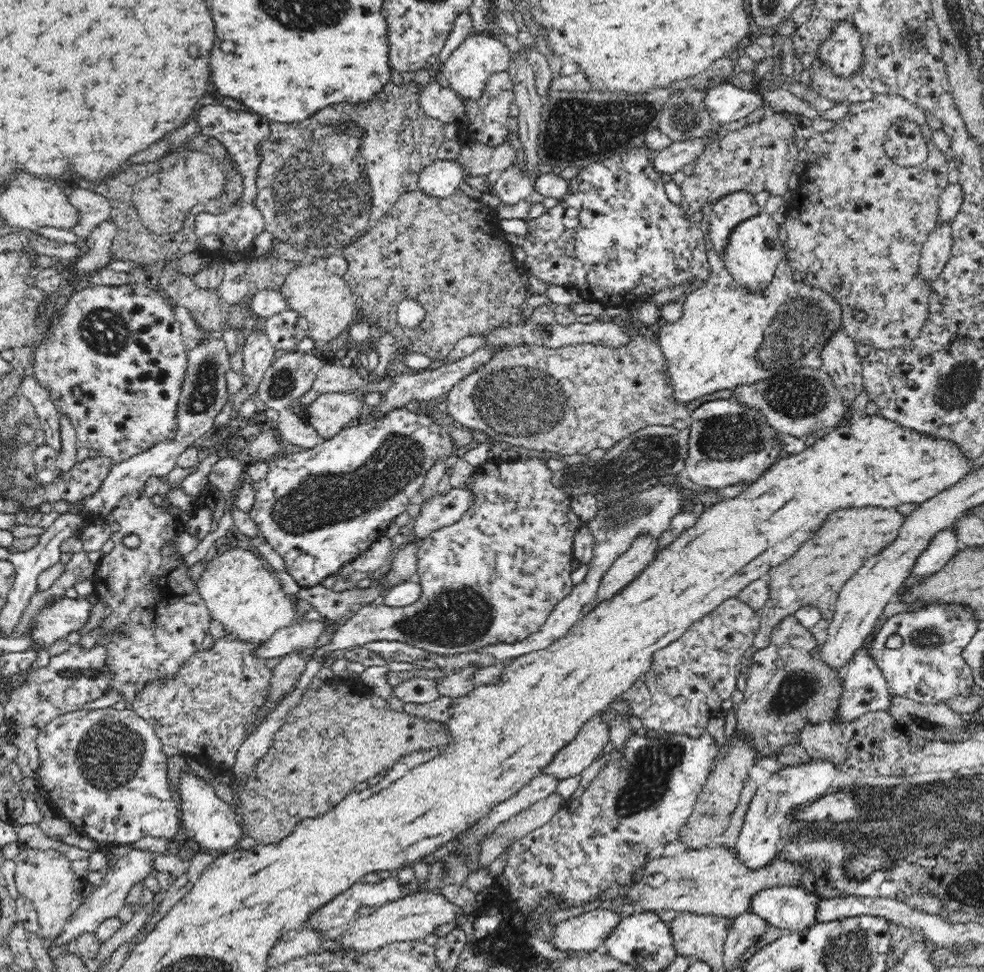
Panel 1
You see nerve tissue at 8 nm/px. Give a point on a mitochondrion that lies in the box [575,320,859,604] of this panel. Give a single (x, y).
(726, 439)

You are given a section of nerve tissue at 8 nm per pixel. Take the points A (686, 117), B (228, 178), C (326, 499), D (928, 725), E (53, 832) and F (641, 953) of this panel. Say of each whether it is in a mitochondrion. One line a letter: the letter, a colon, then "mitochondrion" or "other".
A: mitochondrion
B: other
C: mitochondrion
D: mitochondrion
E: other
F: mitochondrion

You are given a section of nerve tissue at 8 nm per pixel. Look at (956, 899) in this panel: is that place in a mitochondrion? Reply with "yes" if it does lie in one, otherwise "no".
yes

